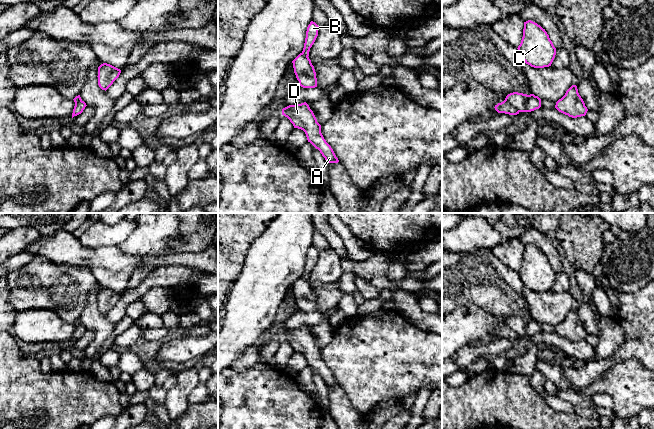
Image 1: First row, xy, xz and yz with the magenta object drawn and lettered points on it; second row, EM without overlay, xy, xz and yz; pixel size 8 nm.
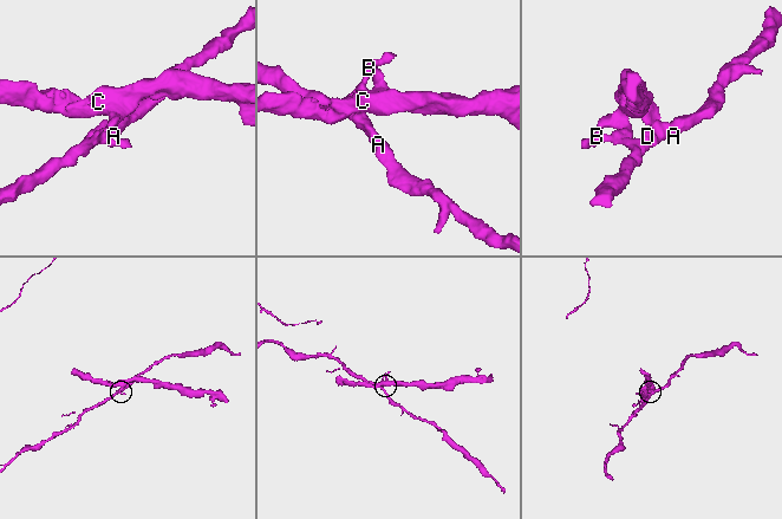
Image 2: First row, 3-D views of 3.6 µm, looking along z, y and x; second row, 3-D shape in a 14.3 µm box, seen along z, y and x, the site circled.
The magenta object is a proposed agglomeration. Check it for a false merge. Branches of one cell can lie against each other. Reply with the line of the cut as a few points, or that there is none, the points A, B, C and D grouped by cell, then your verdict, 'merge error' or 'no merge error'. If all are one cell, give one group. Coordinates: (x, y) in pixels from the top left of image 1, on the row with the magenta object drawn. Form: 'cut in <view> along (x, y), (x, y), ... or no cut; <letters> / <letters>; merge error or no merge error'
cut in yz along (504, 100), (519, 111); A B D / C; merge error

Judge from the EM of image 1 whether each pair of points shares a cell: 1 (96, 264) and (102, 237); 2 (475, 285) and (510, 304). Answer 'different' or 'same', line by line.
1: different
2: same

